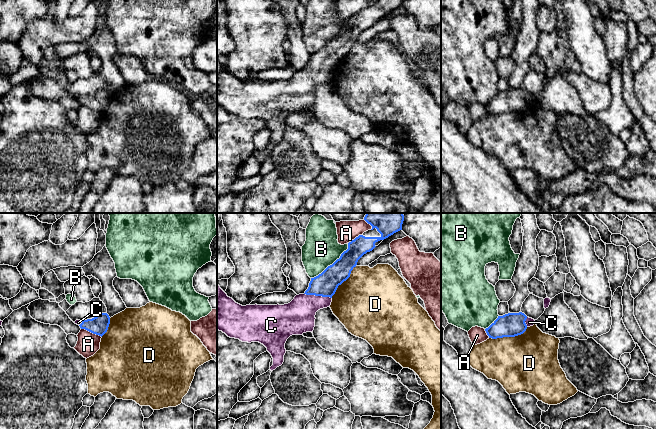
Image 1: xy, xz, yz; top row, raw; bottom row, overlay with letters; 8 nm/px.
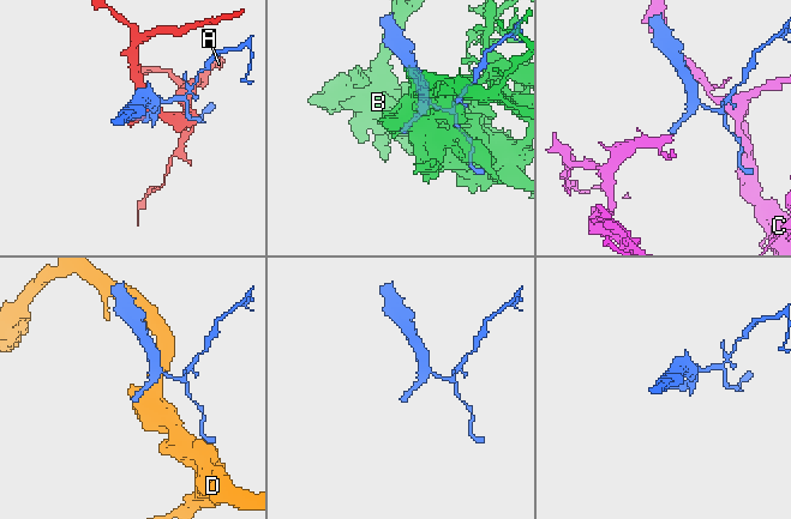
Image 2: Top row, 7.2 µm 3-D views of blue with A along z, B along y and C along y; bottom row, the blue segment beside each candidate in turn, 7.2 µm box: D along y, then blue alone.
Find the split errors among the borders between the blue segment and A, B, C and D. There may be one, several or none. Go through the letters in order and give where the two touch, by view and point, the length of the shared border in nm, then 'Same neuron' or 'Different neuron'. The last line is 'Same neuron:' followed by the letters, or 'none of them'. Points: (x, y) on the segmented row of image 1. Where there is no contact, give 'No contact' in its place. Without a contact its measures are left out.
A: Touches blue at xy (91, 332). Shared border 180 nm. Different neuron
B: Touches blue at xz (333, 263). Shared border 420 nm. Different neuron
C: Touches blue at xz (318, 295). Shared border 220 nm. Same neuron
D: Touches blue at yz (508, 336). Shared border 320 nm. Different neuron
Same neuron: C

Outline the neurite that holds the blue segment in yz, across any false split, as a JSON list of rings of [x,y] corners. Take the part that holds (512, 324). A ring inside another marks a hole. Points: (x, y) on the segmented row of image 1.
[[[508,313],[498,318],[485,329],[489,338],[515,337],[523,334],[526,329],[535,324],[535,320],[524,313]]]

